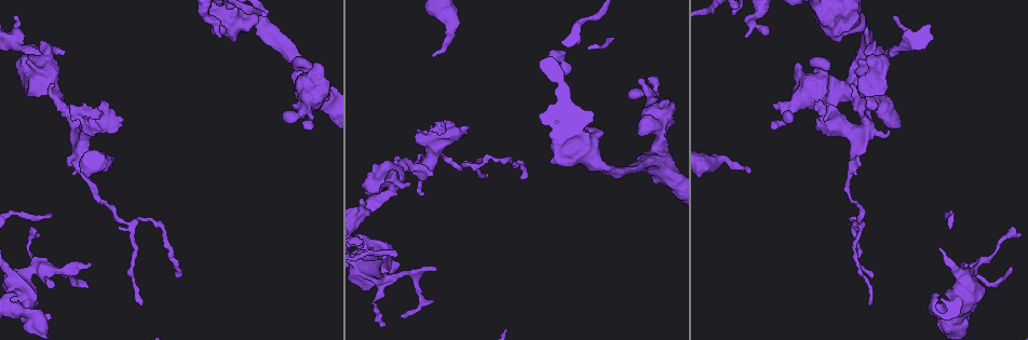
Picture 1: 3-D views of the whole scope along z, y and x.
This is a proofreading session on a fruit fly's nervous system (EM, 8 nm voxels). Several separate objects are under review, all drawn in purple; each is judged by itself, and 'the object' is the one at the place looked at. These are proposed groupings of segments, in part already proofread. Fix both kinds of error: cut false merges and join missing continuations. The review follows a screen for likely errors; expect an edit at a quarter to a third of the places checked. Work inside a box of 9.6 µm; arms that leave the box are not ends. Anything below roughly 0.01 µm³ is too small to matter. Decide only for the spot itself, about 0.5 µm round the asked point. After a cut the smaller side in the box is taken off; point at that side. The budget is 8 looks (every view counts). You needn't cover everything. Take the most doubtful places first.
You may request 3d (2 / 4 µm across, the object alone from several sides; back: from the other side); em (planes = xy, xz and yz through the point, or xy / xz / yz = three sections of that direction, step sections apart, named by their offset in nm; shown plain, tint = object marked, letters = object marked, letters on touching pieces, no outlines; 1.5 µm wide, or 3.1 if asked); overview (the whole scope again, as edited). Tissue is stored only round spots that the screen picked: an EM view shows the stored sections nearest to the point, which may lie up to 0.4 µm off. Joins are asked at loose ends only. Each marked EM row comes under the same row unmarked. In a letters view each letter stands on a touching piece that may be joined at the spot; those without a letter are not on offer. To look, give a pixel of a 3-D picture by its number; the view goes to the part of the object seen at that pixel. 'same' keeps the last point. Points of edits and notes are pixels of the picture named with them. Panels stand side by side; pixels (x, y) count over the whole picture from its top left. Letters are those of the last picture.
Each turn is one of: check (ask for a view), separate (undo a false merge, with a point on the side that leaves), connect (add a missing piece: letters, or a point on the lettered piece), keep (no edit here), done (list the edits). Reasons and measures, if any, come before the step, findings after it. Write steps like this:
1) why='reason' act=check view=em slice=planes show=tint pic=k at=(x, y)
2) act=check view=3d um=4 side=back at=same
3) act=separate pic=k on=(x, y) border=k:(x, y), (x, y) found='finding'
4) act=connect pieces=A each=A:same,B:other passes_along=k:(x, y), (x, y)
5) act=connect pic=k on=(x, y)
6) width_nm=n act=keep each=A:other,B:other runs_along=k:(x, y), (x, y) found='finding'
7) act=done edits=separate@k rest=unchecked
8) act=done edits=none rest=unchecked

why='side arm on a straight run' act=check view=3d um=4 pic=1 at=(376, 280)

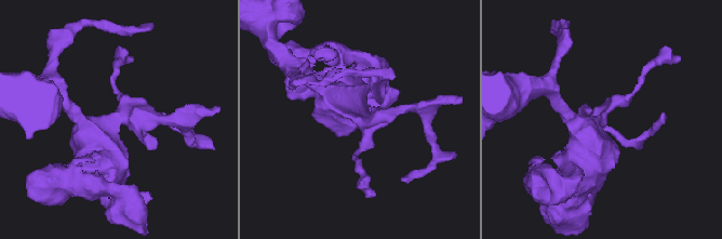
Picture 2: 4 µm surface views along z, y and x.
why='shape alone is not enough' act=check view=em um=3.1 slice=planes show=tint pic=2 at=(118, 120)

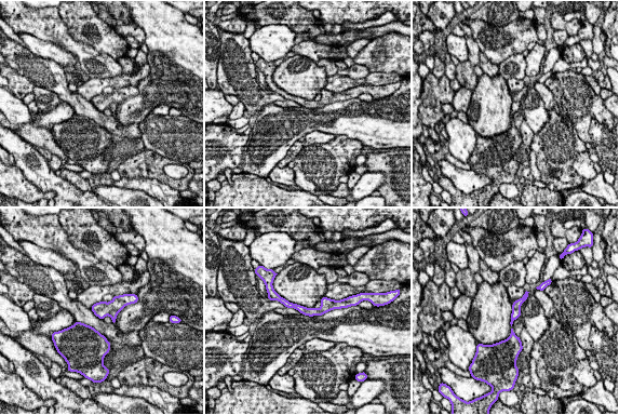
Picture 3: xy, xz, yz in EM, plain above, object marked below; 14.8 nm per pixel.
why='what lies round it' act=check view=em um=3.1 slice=planes show=letters at=same

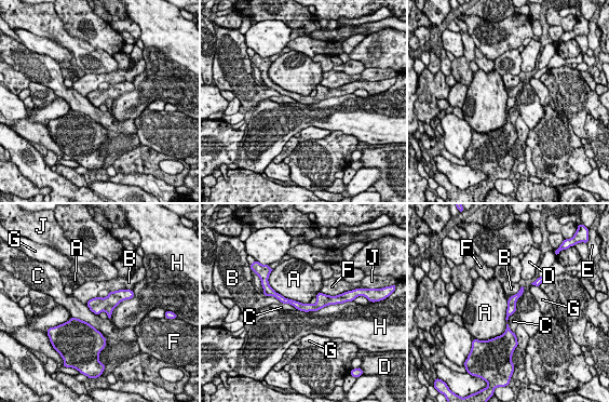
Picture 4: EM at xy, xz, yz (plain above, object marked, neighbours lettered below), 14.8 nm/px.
longest_contact=H:650nm act=keep each=A:other,B:other,C:other,D:other,E:other,F:other,G:other,H:other,J:other border=4:(508, 300), (506, 329), (490, 338) found='all the same neuron'

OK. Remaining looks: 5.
why='an open end' act=check view=em slice=planes show=letters pic=1 at=(63, 55)

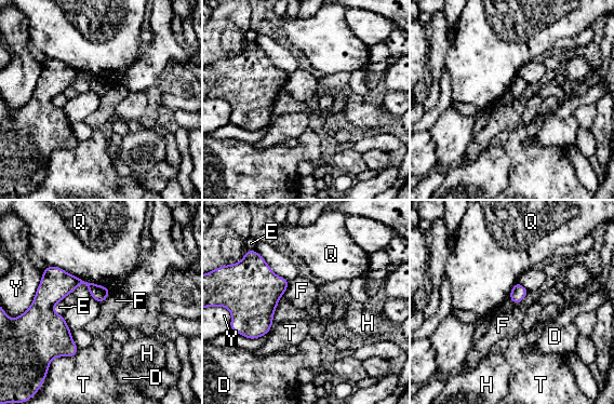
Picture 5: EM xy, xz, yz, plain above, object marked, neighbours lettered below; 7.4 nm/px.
act=keep each=D:other,E:other,F:other,H:other,Q:other,T:other,Y:other border=5:(529, 292), (516, 305) found='none of them fits'

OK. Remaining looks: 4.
why='branch stops here' act=check view=em slice=planes show=letters pic=1 at=(962, 265)

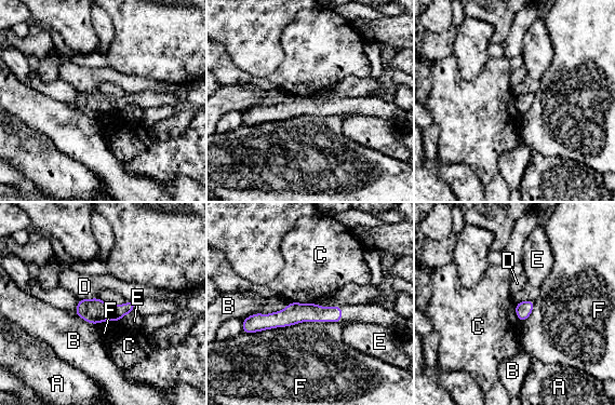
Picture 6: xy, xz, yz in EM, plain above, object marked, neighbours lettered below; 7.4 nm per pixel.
act=keep each=A:other,B:other,C:other,D:other,E:other,F:other border=6:(290, 301), (315, 304) found='none of them fits'

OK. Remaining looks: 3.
act=done edits=none rest=unchecked

